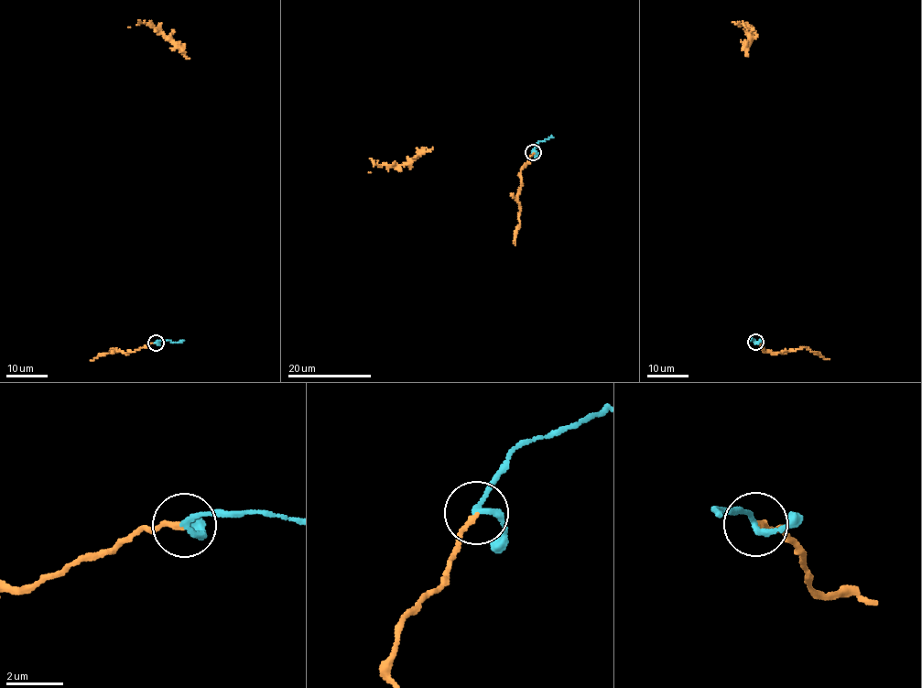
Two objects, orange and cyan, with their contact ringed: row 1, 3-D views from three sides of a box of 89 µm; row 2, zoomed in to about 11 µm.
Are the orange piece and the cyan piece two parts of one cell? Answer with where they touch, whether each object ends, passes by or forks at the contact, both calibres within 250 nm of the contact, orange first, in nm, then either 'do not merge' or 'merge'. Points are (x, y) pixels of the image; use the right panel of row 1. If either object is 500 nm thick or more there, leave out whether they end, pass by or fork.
(755, 342) | orange ends | cyan passes by | 160/180 nm | merge

